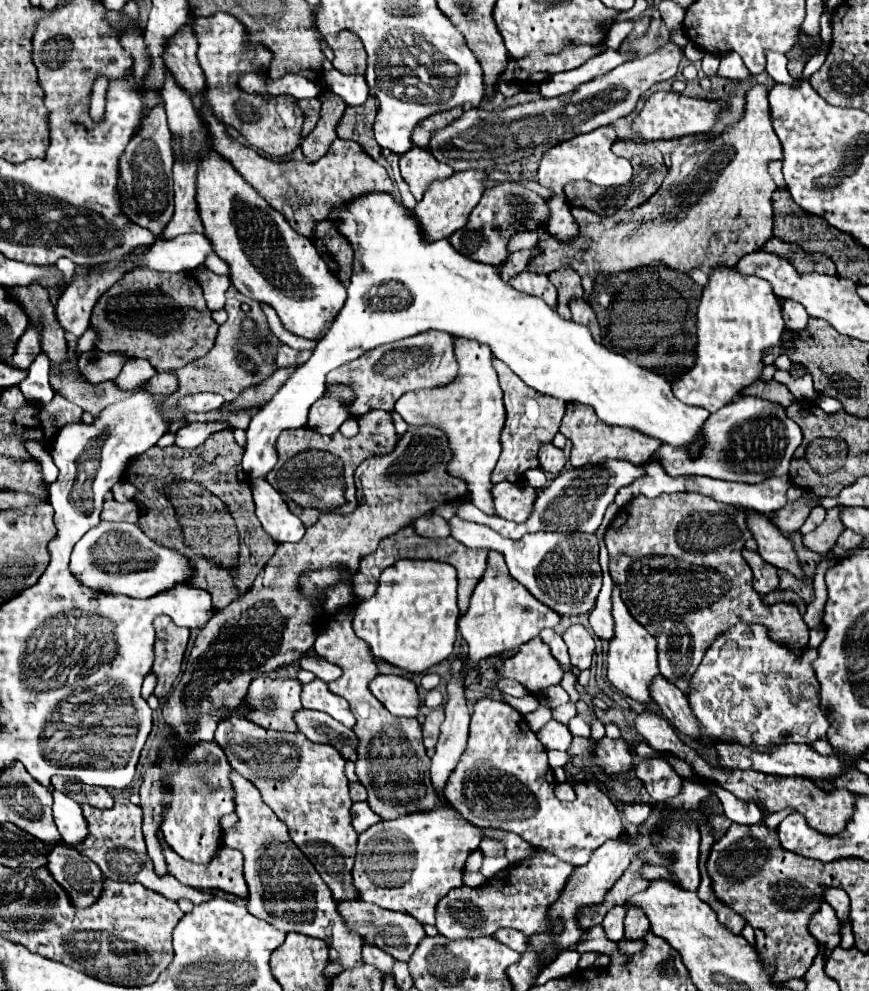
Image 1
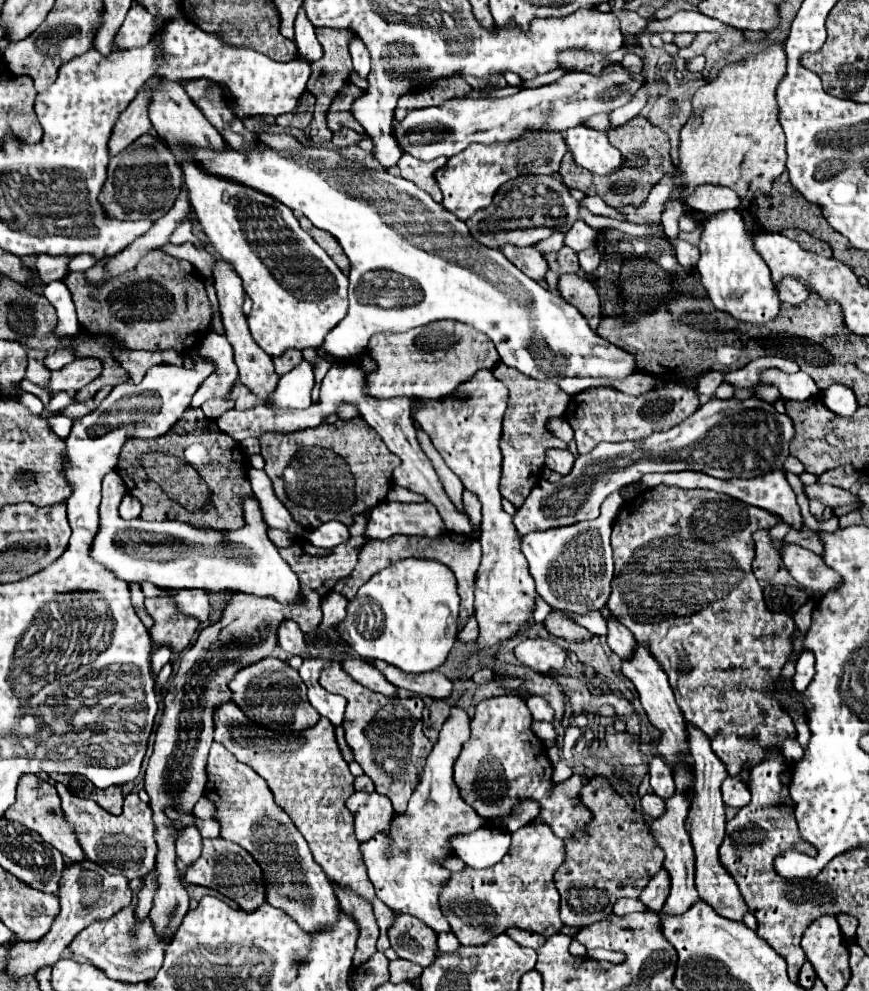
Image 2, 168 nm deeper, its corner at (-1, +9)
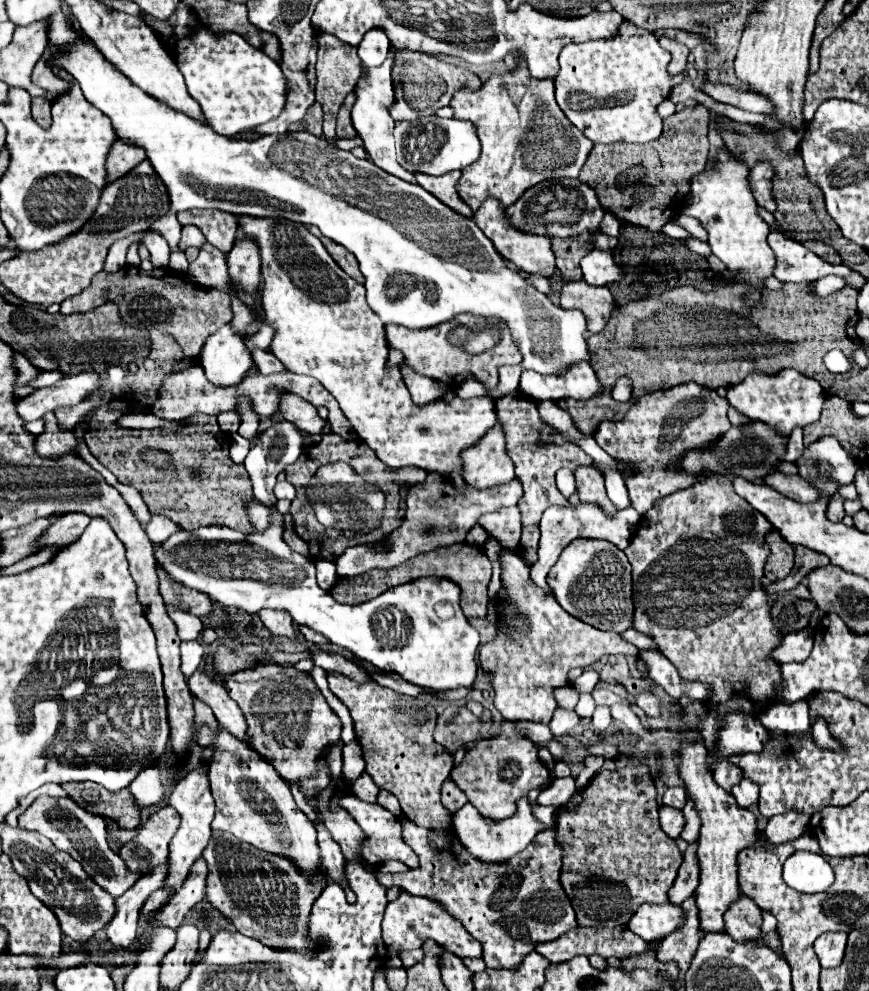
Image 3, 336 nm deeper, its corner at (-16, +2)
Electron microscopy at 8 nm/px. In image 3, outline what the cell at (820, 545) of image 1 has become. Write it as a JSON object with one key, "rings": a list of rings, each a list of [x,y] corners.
{"rings":[[[796,546],[796,560],[794,560],[794,568],[790,572],[788,578],[780,580],[780,582],[774,582],[770,586],[766,586],[766,590],[772,594],[772,592],[782,592],[782,590],[790,590],[794,586],[800,584],[800,580],[814,568],[820,568],[820,566],[826,566],[830,564],[830,558],[820,554],[820,552],[814,552],[814,550],[808,550],[806,546]]]}

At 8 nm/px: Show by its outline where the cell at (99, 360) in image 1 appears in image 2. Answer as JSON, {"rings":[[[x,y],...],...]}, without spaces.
{"rings":[[[75,359],[69,365],[65,365],[59,371],[51,373],[49,379],[49,393],[59,393],[59,391],[67,391],[67,393],[75,393],[81,387],[85,387],[87,383],[91,383],[95,377],[101,375],[101,363],[97,359]]]}

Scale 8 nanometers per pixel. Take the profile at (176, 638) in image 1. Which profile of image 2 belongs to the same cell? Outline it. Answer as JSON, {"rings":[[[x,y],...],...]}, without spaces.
{"rings":[[[169,595],[145,599],[145,607],[155,619],[151,629],[153,641],[157,645],[171,645],[173,653],[181,653],[191,643],[191,637],[199,627],[199,619],[181,613]]]}

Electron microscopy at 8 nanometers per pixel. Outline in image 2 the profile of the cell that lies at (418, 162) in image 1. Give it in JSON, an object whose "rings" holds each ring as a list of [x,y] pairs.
{"rings":[[[407,153],[401,157],[401,161],[397,163],[397,167],[401,169],[401,177],[413,181],[417,187],[421,187],[423,191],[427,191],[437,203],[441,203],[443,195],[441,195],[441,189],[435,181],[435,171],[441,169],[443,165],[447,163],[445,157],[437,157],[429,163],[425,161],[417,161],[415,157],[409,157]]]}

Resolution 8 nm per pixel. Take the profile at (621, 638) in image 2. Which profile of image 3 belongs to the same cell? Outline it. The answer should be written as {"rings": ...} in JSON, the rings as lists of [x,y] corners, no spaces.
{"rings":[[[640,650],[638,654],[644,662],[646,668],[646,676],[660,684],[672,698],[680,698],[682,694],[688,694],[696,700],[704,700],[704,696],[708,694],[708,688],[704,688],[704,684],[692,684],[686,680],[680,680],[674,664],[670,664],[670,660],[666,656],[662,656],[658,650]]]}

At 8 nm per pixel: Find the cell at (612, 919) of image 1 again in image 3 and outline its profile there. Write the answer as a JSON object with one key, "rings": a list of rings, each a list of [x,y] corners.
{"rings":[[[670,902],[664,904],[644,904],[630,918],[628,928],[644,940],[658,940],[674,932],[684,922],[684,912],[680,906]]]}

